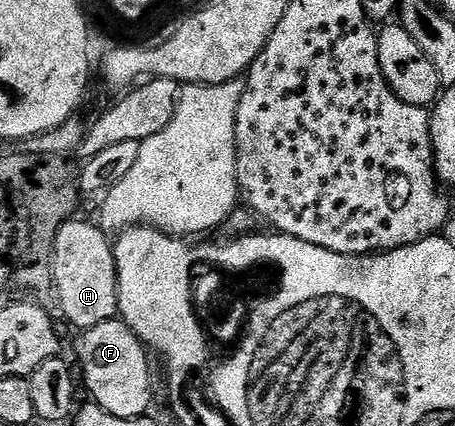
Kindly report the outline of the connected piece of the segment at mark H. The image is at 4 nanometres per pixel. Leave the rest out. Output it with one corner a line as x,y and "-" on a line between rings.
64,222
59,229
55,240
52,257
53,287
55,302
60,304
64,318
72,326
77,326
77,331
83,332
94,328
103,322
113,321
120,313
120,273
116,270
116,251
114,242
109,235
100,229
99,225
88,222

